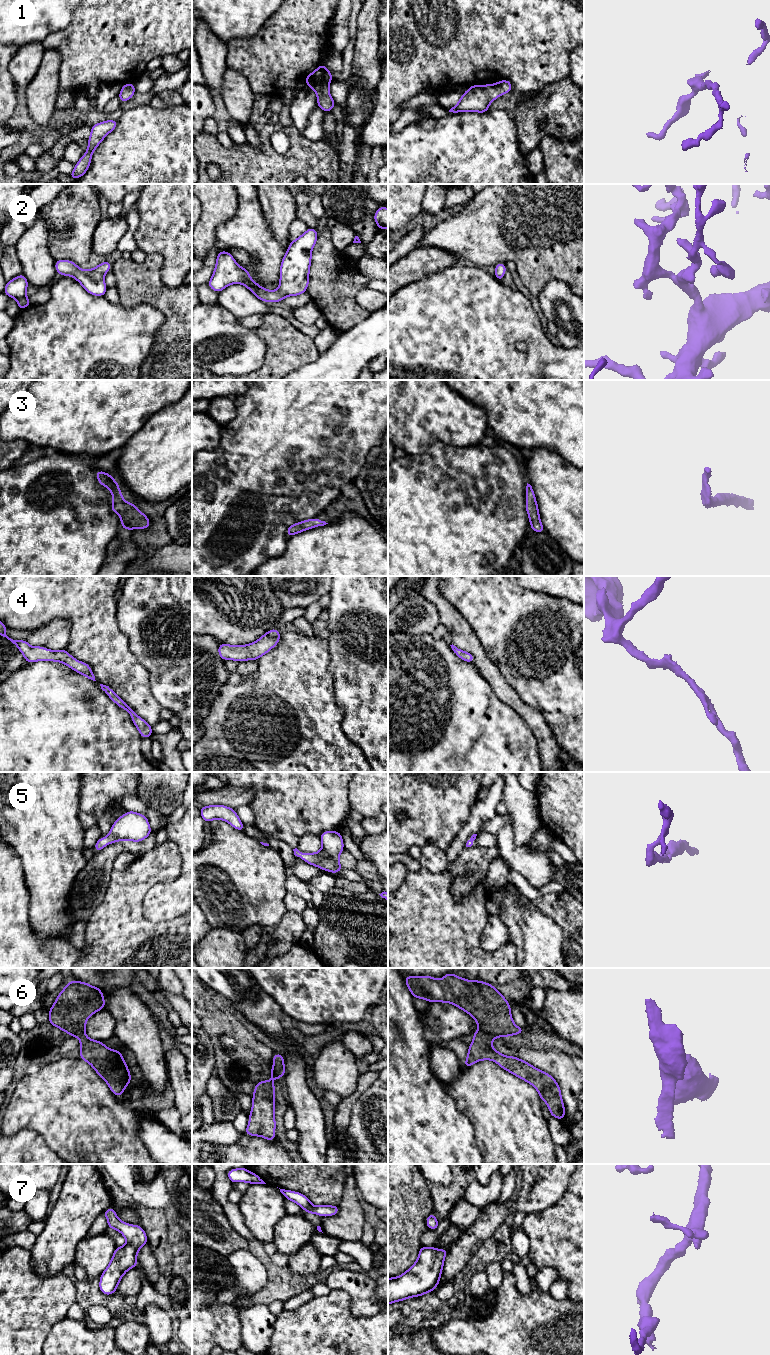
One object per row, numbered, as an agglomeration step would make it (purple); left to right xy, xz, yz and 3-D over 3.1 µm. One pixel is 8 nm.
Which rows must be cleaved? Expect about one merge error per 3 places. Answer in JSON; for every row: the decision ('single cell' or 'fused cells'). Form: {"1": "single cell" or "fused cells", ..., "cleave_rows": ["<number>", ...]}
{"1": "single cell", "2": "single cell", "3": "single cell", "4": "single cell", "5": "single cell", "6": "single cell", "7": "single cell", "cleave_rows": []}

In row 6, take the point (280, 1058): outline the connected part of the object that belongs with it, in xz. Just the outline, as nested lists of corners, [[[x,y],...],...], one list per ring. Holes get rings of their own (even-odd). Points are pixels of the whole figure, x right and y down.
[[[274,1053],[273,1056],[273,1068],[270,1071],[270,1077],[275,1081],[278,1080],[279,1077],[283,1077],[286,1073],[286,1069],[284,1066],[284,1057],[283,1054]]]

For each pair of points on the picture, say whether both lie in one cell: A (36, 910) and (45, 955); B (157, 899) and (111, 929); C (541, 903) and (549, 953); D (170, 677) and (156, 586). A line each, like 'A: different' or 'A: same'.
A: different
B: different
C: different
D: same

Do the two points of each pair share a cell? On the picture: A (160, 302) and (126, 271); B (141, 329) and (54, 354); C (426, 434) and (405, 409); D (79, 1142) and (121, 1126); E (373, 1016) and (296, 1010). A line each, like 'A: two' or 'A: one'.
A: one
B: one
C: one
D: one
E: two

